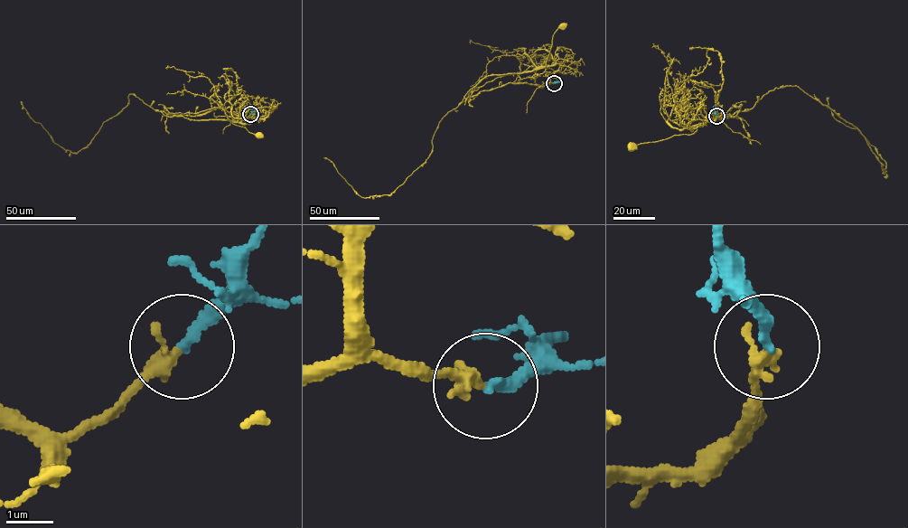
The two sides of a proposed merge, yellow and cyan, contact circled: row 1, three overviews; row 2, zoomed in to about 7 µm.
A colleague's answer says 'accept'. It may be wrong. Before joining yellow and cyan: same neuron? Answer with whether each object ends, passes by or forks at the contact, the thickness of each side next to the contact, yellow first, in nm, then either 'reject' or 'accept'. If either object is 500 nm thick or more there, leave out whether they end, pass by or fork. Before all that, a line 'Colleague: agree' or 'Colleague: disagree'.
Colleague: agree
yellow ends | cyan ends | 280/240 nm | accept

